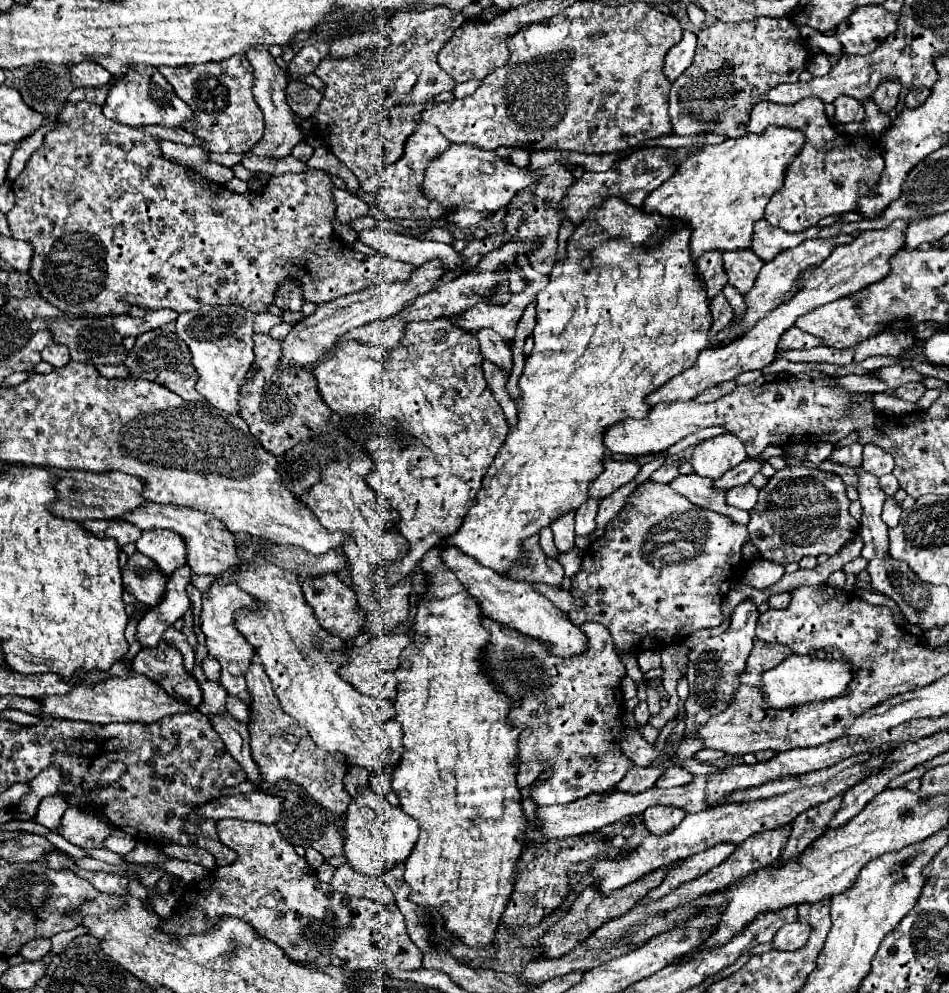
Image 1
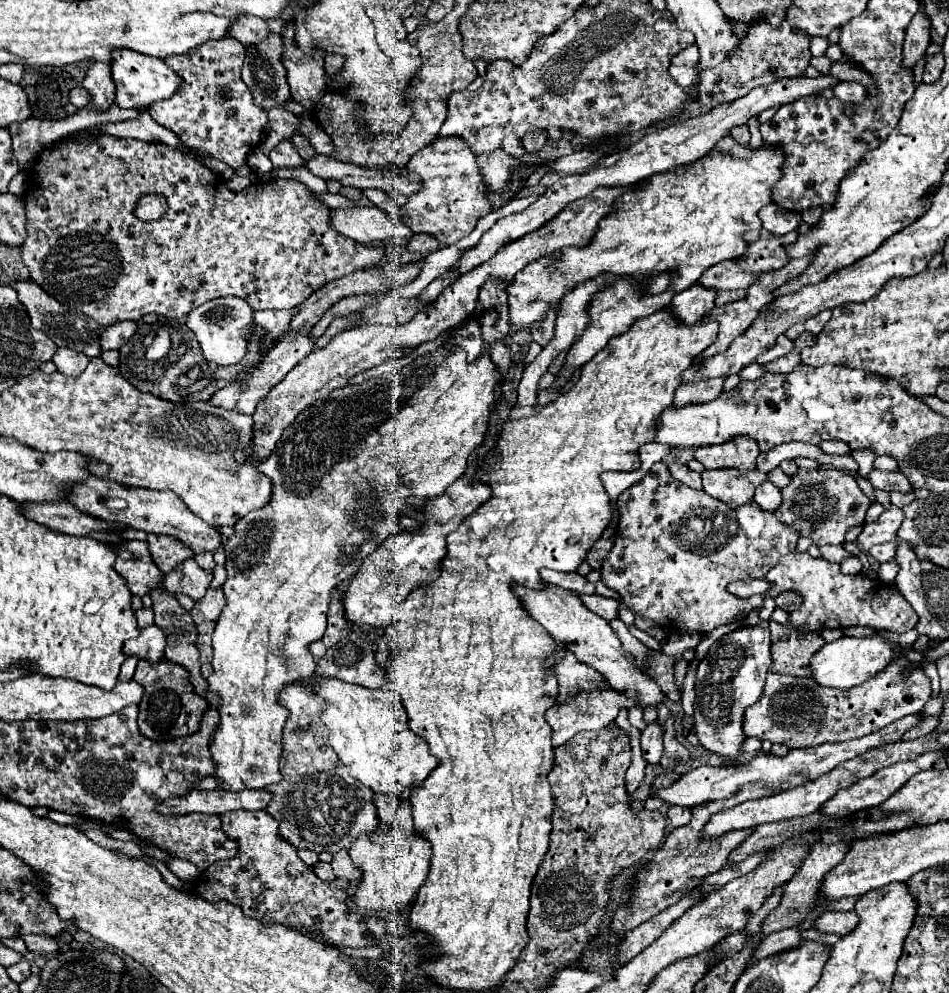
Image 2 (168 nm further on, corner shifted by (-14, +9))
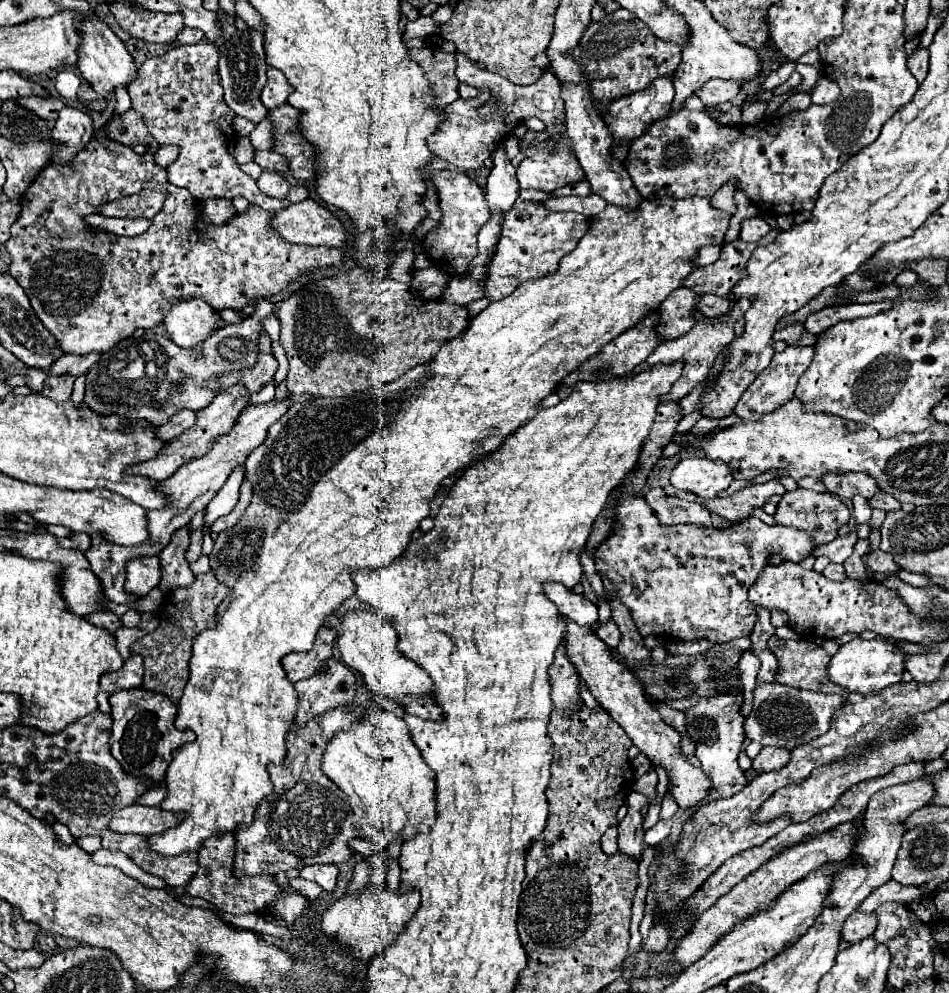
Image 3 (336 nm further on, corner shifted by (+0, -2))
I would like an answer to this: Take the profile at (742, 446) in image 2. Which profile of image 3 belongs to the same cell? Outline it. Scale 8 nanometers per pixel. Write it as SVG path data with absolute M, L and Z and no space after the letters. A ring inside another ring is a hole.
M686 458L674 466L670 482L676 490L694 492L700 498L714 498L730 486L732 472L724 462L718 464L710 458Z

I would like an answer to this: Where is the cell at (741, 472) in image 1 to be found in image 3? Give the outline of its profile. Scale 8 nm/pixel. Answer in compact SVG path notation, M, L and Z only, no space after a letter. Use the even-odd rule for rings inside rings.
M828 474L826 478L822 478L822 482L826 484L826 488L832 494L842 496L846 500L852 500L856 494L860 494L864 498L872 498L878 492L876 480L868 474L842 474L842 476Z

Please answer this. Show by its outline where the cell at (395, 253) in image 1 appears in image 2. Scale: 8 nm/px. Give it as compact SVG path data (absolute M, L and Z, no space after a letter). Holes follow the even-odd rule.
M380 207L334 209L330 213L330 223L338 233L356 239L358 243L384 241L390 237L412 237L412 231L402 221L392 221Z

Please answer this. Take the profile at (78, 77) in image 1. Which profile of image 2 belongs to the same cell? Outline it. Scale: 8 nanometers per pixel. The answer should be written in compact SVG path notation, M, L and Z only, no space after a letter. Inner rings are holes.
M90 63L82 85L92 95L90 107L108 109L114 103L114 81L110 63Z

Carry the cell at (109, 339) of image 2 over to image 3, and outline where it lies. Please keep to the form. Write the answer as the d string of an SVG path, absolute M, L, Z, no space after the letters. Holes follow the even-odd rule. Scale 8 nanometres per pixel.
M64 354L62 358L58 358L48 370L48 376L60 376L60 374L70 374L74 378L82 376L88 372L88 368L98 362L100 354L86 354L86 356L74 356L74 354Z

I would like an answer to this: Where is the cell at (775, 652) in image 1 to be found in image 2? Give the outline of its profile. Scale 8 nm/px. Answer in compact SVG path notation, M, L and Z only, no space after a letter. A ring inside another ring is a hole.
M770 621L770 633L772 633L772 673L808 677L808 661L824 645L824 639L818 633L806 635L774 621Z

